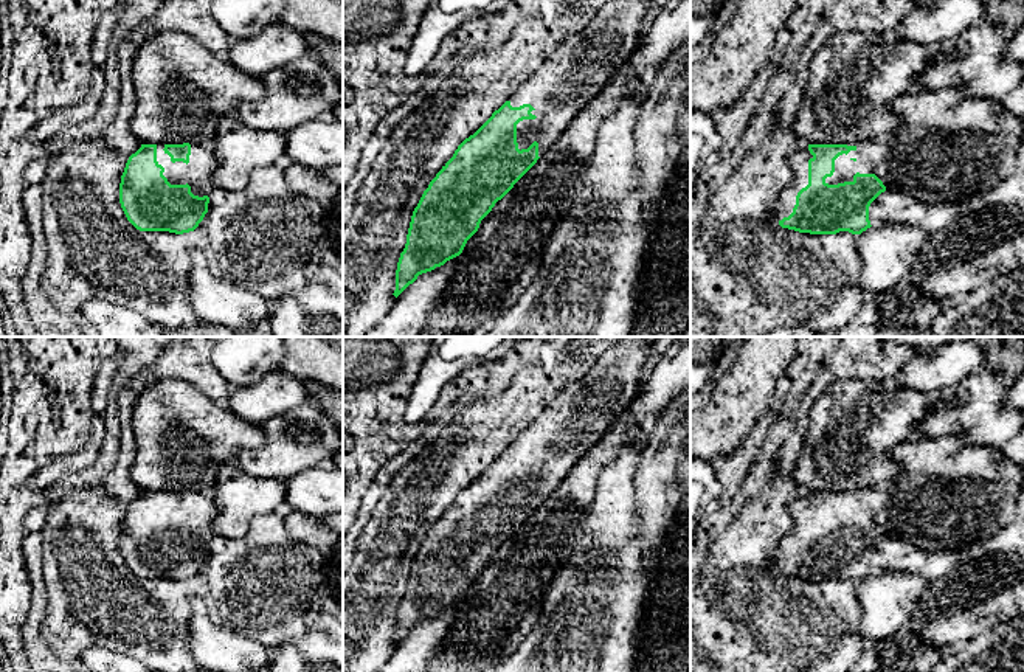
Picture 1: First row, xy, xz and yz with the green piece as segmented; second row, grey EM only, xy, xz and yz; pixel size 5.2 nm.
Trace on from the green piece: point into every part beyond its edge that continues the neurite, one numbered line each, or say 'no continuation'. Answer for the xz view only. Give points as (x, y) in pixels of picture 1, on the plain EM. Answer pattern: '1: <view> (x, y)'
1: xz (567, 429)

